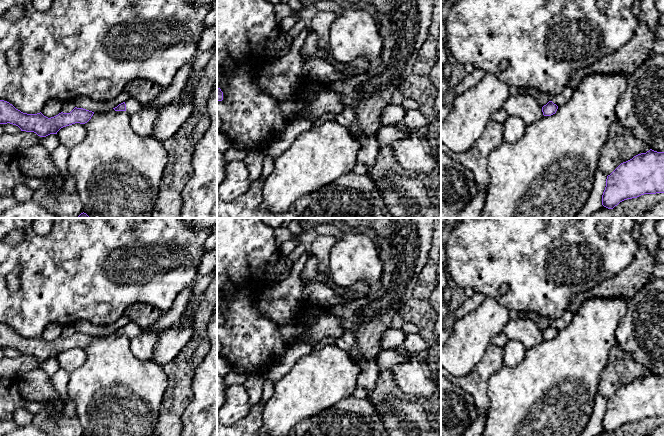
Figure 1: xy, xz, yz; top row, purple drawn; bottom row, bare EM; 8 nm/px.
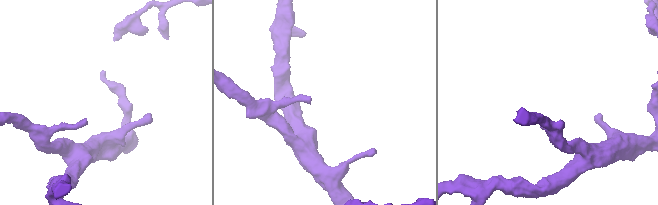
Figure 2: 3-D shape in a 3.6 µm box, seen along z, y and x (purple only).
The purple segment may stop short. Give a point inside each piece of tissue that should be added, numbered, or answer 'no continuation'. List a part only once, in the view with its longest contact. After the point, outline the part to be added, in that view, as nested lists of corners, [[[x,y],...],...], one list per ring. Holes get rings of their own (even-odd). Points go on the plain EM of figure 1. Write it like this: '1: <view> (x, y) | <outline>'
1: xy (132, 329) | [[[130,320],[126,325],[125,325],[125,328],[126,328],[126,336],[129,338],[129,339],[132,339],[136,336],[139,336],[141,335],[144,330],[138,325],[136,324],[134,321]]]

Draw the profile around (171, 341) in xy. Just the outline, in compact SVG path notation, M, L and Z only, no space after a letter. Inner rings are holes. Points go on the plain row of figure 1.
M177 325L159 332L153 361L162 367L172 362L191 340L193 333L192 327L179 328Z

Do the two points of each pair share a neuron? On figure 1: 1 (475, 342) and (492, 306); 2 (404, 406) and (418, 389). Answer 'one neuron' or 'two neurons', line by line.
1: one neuron
2: two neurons

